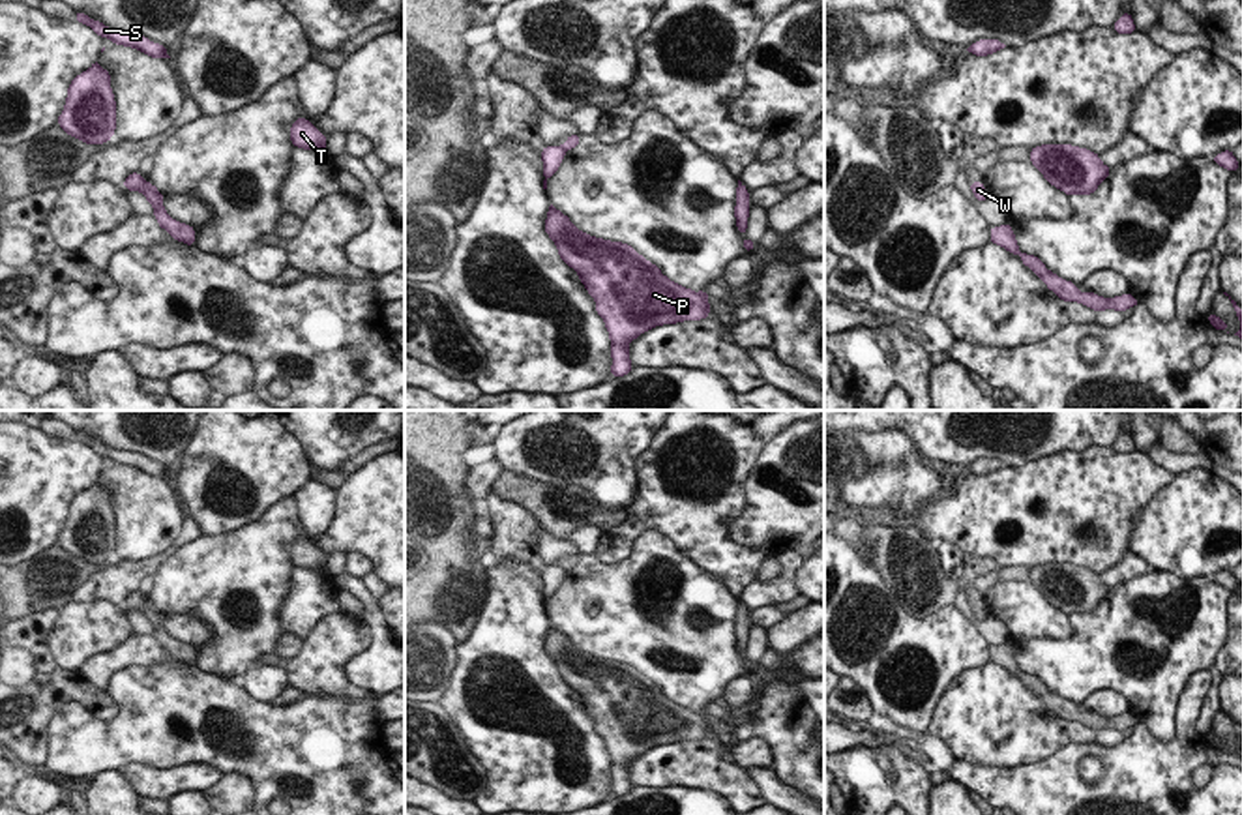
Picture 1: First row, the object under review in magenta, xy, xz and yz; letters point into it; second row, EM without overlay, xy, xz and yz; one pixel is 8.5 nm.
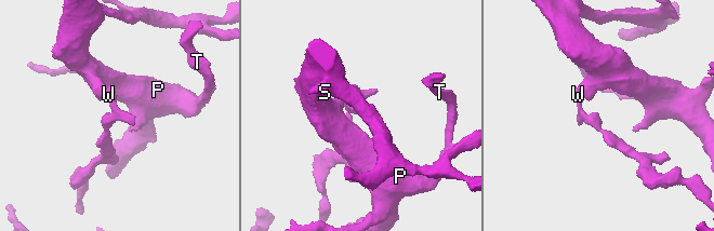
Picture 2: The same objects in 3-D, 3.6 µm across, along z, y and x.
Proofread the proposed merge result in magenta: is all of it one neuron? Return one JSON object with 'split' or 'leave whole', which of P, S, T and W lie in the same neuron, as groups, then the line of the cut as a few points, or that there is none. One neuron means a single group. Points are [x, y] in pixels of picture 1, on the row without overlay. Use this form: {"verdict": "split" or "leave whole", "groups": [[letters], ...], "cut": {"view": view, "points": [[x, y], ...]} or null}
{"verdict": "split", "groups": [["P", "S", "T"], ["W"]], "cut": {"view": "xy", "points": [[148, 604], [143, 611]]}}

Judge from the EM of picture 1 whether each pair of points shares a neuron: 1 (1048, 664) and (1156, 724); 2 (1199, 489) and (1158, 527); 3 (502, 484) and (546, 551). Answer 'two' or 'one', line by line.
1: one
2: one
3: two

